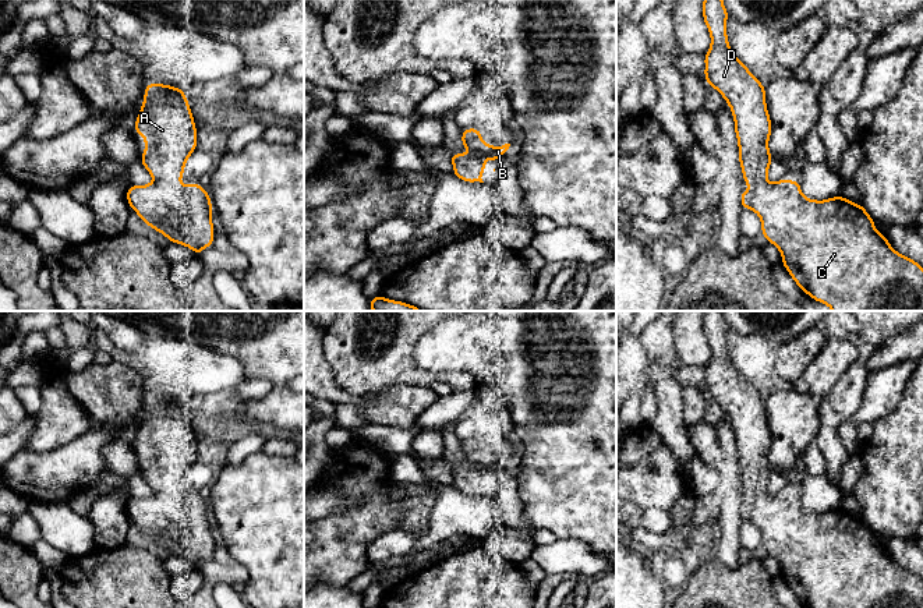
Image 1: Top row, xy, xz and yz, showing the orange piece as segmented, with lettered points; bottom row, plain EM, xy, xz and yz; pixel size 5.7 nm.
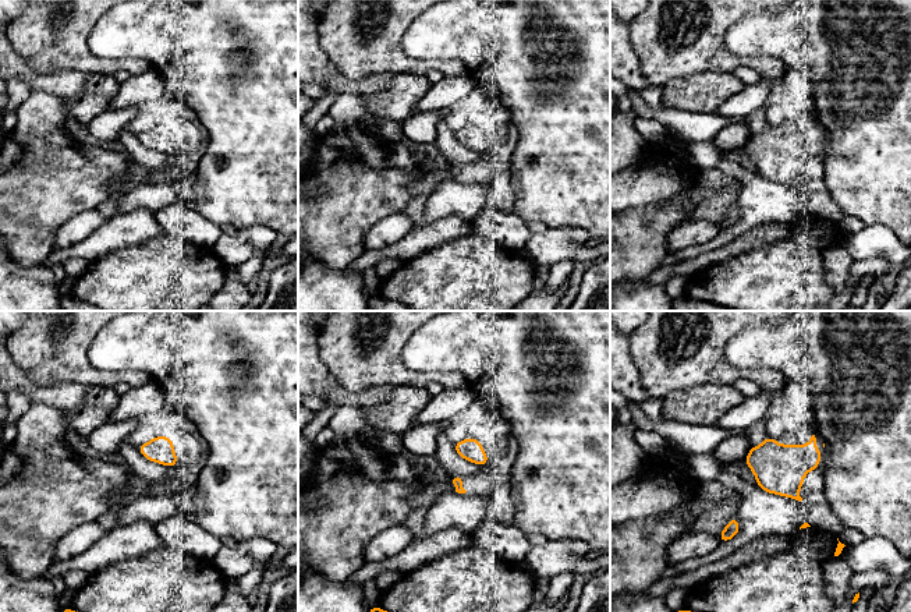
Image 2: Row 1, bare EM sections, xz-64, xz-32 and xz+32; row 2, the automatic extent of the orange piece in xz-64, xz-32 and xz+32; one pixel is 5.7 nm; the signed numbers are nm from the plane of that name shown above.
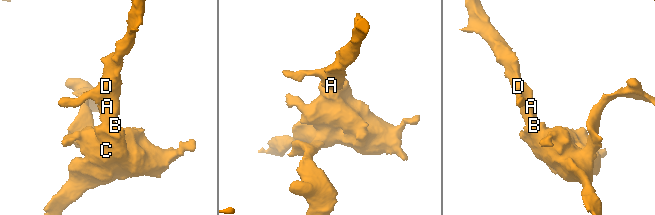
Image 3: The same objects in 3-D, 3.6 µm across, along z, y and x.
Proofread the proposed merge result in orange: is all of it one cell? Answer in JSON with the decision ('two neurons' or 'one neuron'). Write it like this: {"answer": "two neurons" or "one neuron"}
{"answer": "one neuron"}

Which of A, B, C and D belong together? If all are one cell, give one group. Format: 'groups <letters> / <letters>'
groups A B C D

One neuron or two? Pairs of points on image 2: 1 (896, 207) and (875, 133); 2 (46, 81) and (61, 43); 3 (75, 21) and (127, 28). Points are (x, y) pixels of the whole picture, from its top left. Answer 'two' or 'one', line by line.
1: one
2: two
3: two

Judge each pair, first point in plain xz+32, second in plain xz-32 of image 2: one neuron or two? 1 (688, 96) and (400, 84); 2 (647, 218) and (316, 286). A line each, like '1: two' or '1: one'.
1: one
2: two

